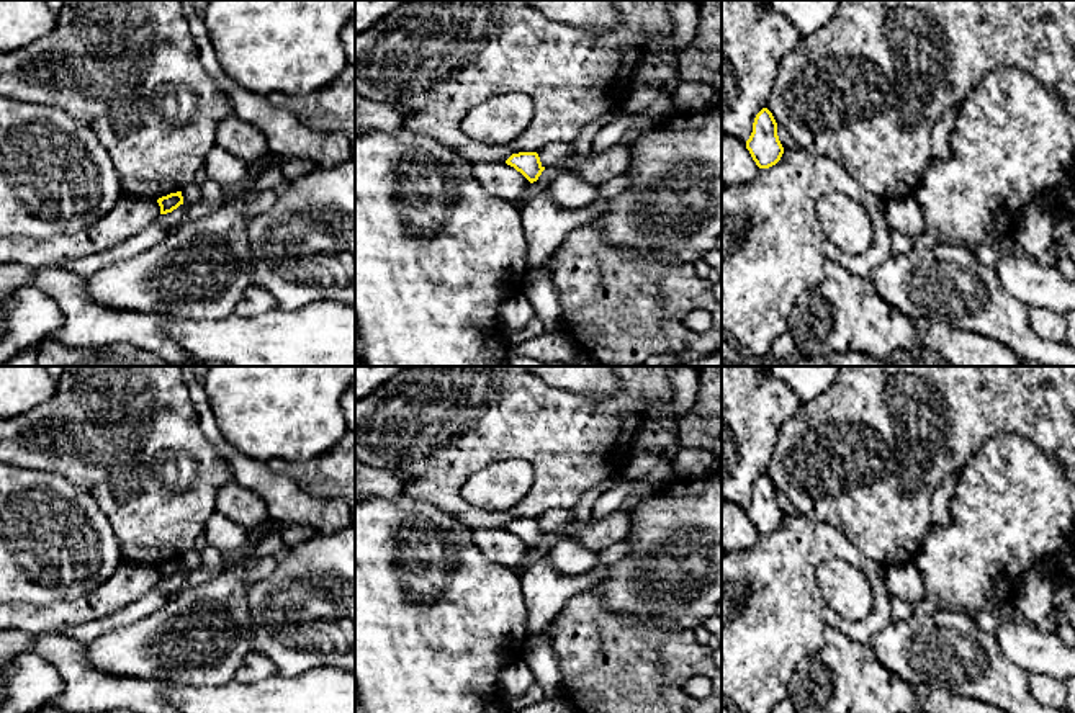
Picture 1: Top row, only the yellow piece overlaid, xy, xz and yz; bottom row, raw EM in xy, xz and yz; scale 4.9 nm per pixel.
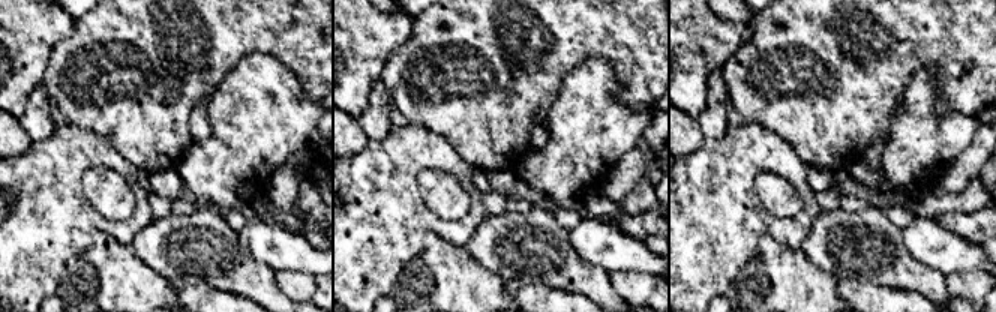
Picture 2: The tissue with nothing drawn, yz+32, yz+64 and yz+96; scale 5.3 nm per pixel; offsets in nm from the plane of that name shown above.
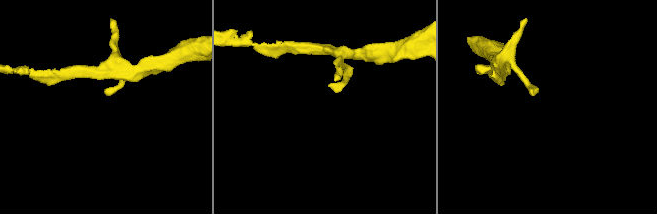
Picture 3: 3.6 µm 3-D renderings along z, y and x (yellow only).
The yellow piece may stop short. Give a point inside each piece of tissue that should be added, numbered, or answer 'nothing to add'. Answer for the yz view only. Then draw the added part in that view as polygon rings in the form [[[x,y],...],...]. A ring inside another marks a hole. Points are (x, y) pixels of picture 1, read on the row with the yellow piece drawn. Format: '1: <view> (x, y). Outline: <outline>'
nothing to add

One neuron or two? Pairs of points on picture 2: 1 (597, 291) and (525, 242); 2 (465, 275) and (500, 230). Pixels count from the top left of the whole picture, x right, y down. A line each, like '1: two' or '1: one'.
1: one
2: two

